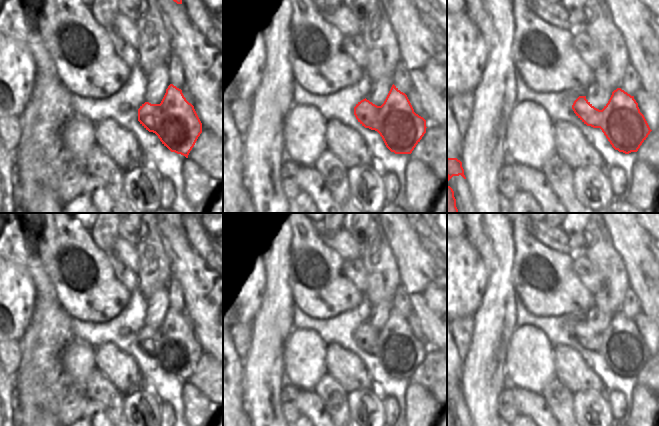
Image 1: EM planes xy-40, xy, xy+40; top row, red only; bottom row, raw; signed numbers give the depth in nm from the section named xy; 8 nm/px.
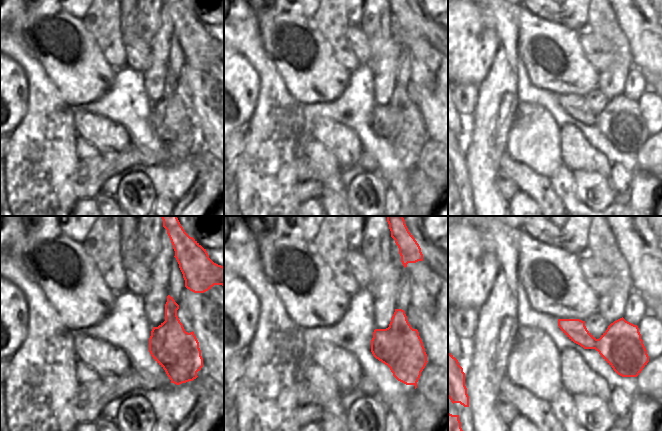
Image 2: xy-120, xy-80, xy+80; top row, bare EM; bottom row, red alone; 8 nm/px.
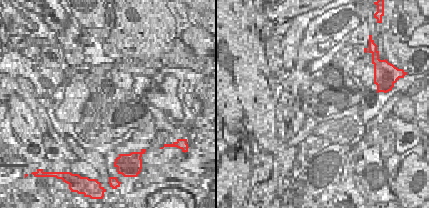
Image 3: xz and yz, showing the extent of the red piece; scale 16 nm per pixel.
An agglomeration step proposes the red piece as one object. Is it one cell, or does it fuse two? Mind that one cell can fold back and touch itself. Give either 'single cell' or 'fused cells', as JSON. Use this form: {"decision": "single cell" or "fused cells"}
{"decision": "fused cells"}

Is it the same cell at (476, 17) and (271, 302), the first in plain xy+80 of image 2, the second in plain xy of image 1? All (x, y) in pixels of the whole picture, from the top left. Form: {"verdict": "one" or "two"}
{"verdict": "two"}

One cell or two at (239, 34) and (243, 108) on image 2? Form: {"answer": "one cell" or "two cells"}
{"answer": "two cells"}

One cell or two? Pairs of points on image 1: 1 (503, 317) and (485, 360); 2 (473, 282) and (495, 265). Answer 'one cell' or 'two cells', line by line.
1: one cell
2: two cells

